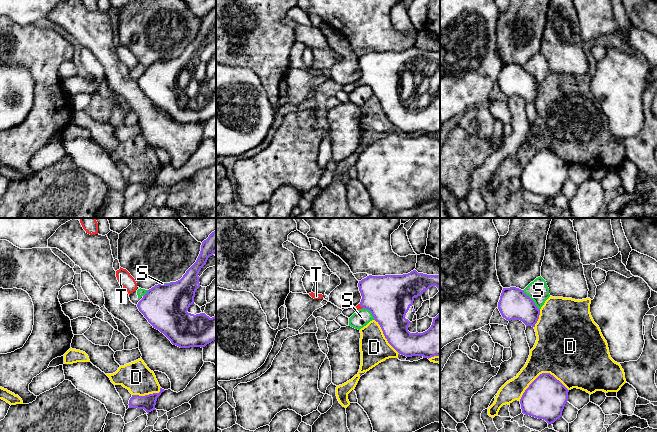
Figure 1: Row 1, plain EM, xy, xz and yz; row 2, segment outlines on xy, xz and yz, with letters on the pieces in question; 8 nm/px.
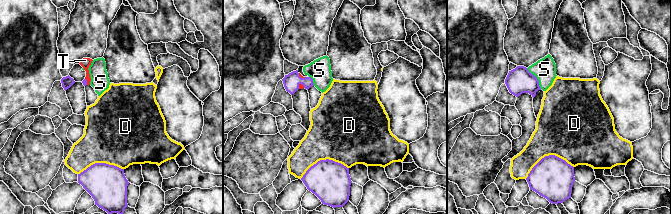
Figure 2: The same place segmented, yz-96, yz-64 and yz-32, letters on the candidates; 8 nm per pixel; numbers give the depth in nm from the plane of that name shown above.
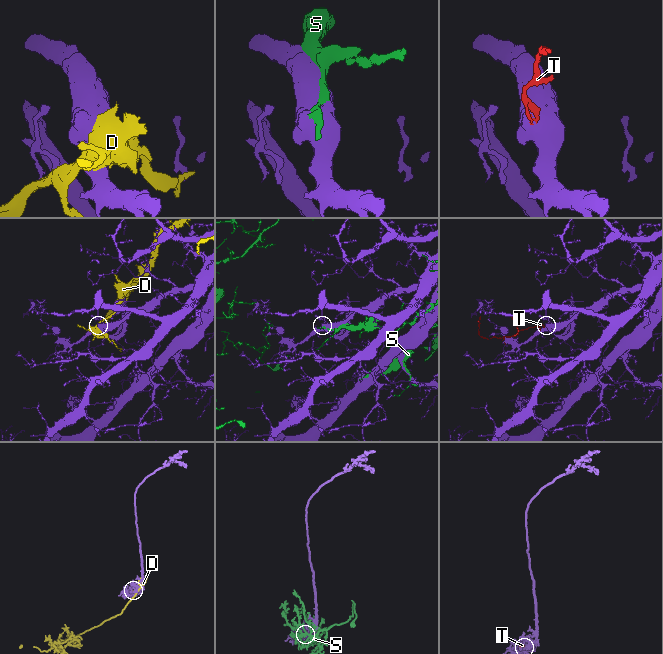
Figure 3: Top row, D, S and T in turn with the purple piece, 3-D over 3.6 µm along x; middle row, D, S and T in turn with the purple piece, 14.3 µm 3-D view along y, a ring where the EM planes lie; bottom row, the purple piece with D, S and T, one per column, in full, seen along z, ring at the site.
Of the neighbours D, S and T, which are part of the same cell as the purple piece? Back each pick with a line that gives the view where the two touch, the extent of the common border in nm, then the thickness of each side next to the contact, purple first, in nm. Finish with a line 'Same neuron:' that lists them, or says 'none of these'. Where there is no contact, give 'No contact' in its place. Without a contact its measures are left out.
T: Touches purple in xz. Shared border 50 nm. Thickness 360 nm (purple) against 40 nm
Same neuron: T

